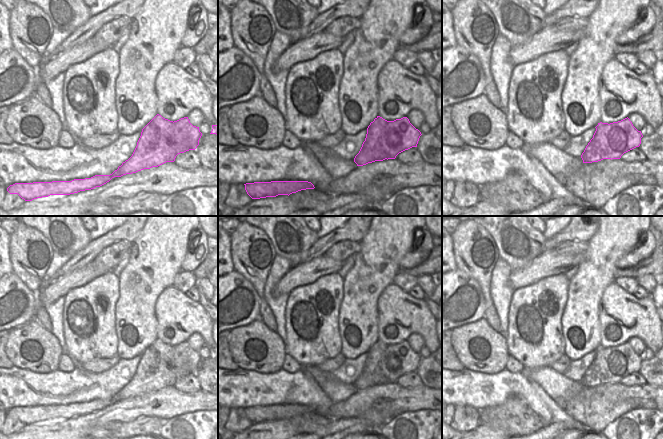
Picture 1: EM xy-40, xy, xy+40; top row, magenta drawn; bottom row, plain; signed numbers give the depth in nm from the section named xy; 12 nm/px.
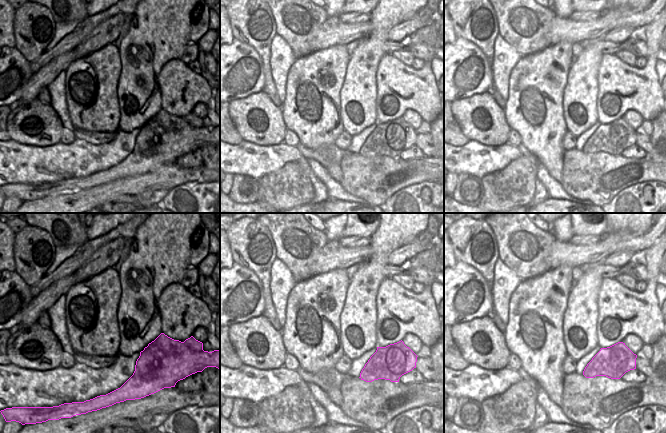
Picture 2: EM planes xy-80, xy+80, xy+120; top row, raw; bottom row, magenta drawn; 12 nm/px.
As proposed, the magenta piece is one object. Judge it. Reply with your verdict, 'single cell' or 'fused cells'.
fused cells

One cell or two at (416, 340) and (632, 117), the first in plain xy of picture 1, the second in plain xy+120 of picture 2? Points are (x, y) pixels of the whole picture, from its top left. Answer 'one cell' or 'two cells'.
one cell

